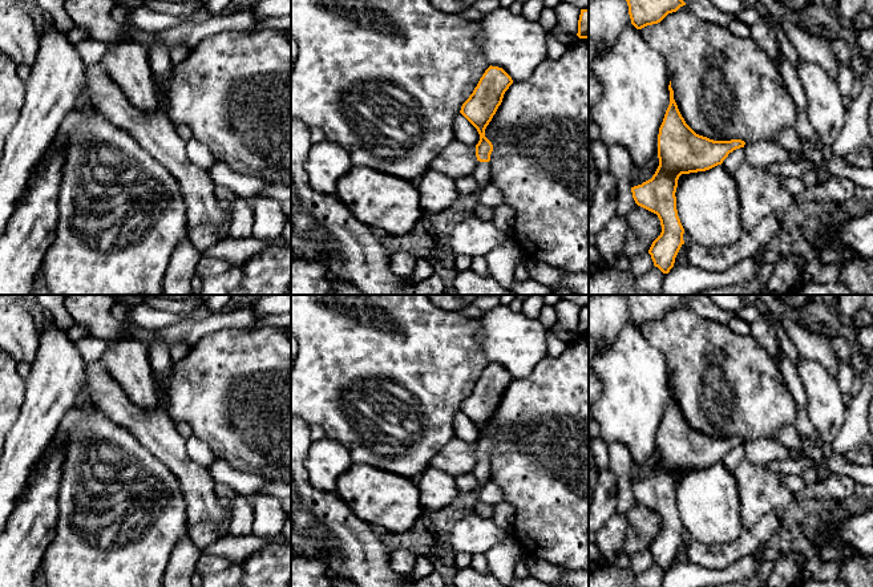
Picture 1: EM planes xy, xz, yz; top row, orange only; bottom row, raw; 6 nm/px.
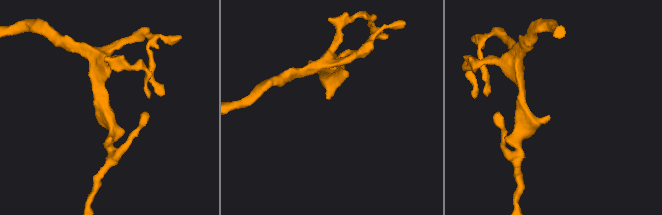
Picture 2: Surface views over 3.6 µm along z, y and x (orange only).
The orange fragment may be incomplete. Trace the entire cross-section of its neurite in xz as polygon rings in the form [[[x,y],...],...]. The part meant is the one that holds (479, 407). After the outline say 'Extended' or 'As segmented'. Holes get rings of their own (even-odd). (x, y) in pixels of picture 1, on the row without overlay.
[[[490,363],[460,408],[480,432],[480,438],[476,442],[477,465],[472,471],[480,487],[488,483],[492,477],[490,452],[493,442],[485,434],[485,426],[512,381],[512,375],[502,365]]]. Extended

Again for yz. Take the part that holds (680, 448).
[[[671,378],[668,388],[670,402],[658,432],[659,463],[651,477],[631,485],[635,501],[656,511],[660,518],[662,530],[648,551],[663,571],[674,564],[684,542],[684,526],[678,514],[675,494],[679,474],[722,462],[729,450],[745,442],[741,437],[714,438],[696,432],[678,406]]]. As segmented

